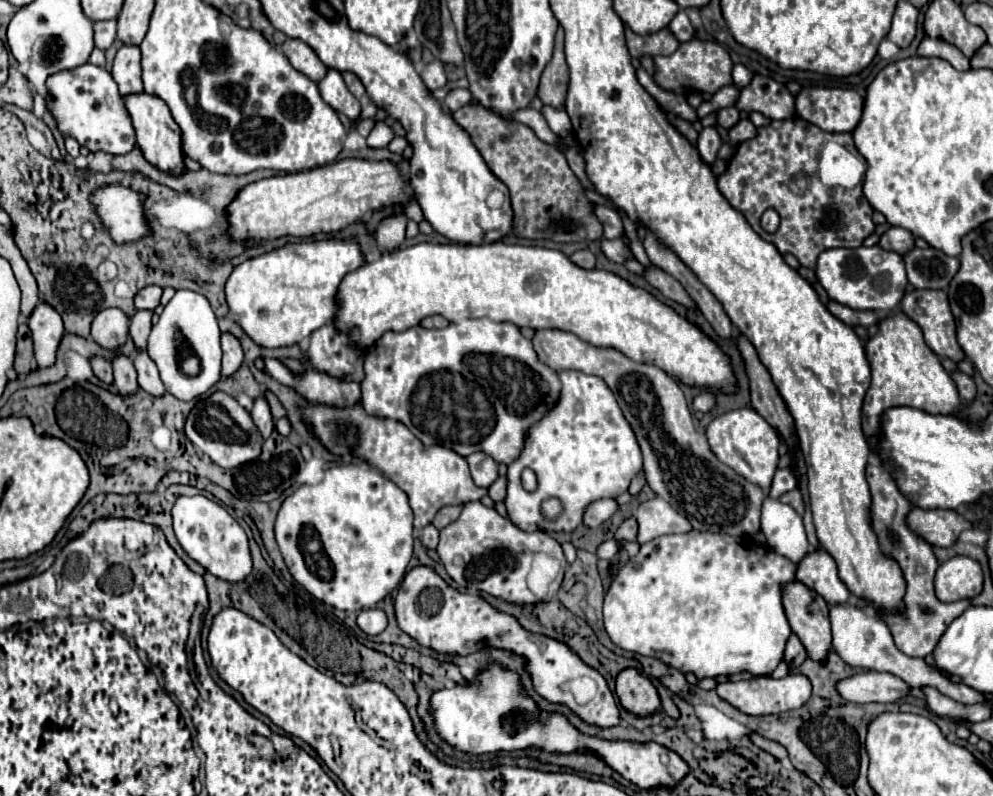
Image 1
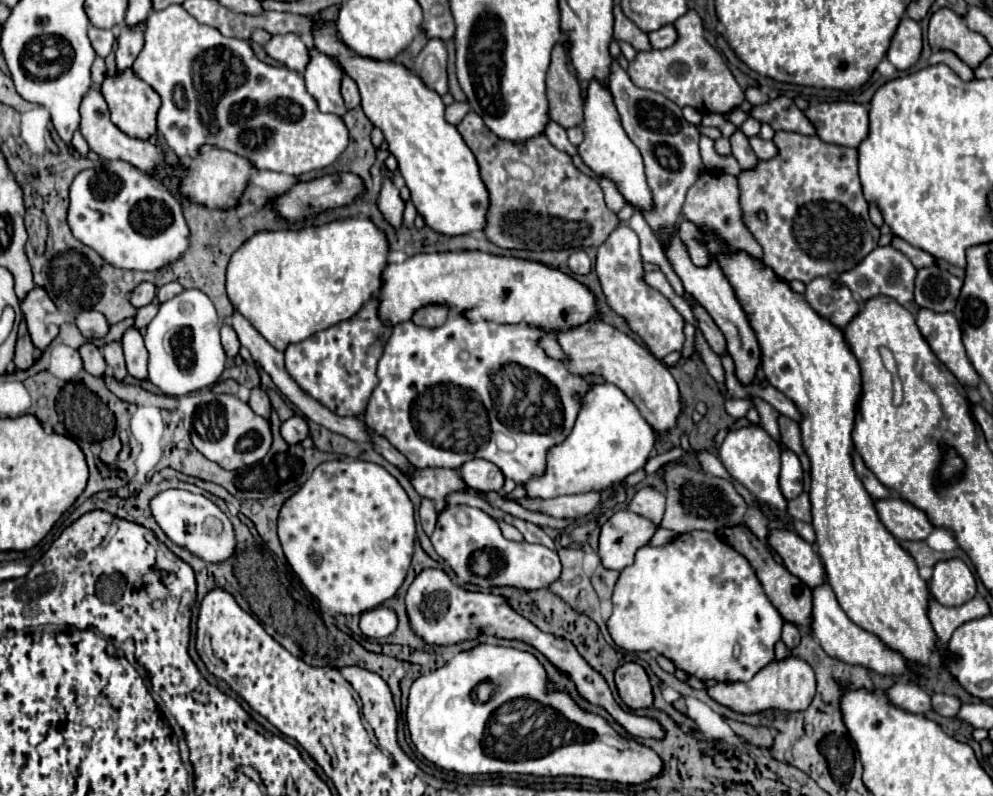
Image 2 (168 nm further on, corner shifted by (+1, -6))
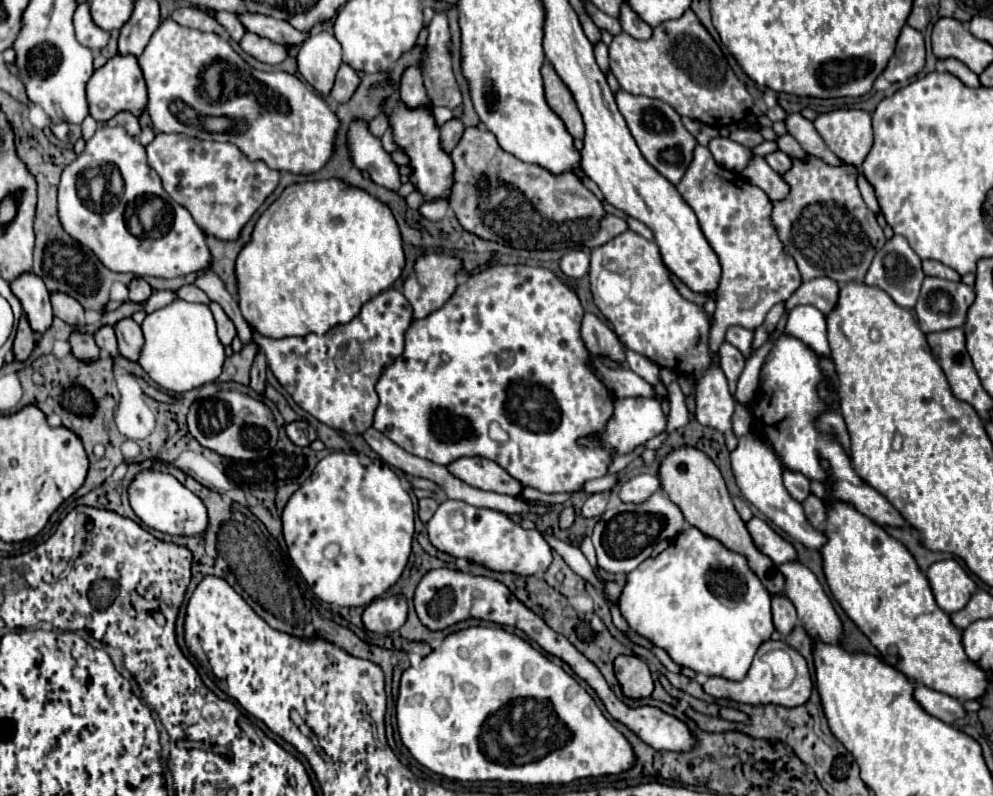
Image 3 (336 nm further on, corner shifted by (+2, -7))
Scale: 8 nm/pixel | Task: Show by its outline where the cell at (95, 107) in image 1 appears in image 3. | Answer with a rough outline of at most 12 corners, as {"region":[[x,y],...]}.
{"region":[[159,133],[147,163],[203,233],[235,241],[279,171]]}

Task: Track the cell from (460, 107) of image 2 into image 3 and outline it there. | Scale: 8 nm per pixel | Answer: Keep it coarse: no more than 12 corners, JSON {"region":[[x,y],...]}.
{"region":[[459,119],[441,127],[441,149],[451,153],[465,127]]}

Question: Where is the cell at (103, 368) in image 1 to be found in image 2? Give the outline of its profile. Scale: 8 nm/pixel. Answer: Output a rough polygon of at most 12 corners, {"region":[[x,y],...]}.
{"region":[[84,344],[80,356],[84,370],[92,376],[104,376],[106,362],[102,350]]}

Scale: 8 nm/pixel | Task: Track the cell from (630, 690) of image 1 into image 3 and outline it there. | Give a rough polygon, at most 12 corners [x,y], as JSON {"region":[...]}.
{"region":[[619,655],[615,675],[631,699],[649,697],[651,671],[637,655]]}

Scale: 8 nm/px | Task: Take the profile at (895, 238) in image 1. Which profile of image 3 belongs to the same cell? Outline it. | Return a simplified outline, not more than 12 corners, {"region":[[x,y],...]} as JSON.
{"region":[[923,261],[925,275],[961,281],[955,269],[939,261]]}

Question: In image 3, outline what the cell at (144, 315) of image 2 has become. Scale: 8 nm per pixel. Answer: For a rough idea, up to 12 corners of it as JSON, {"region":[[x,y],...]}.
{"region":[[155,291],[145,301],[147,313],[175,301],[175,291]]}

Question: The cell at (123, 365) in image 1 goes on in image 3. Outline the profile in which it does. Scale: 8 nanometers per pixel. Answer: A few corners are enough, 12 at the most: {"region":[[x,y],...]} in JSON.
{"region":[[111,325],[95,331],[101,351],[119,355],[117,339]]}

